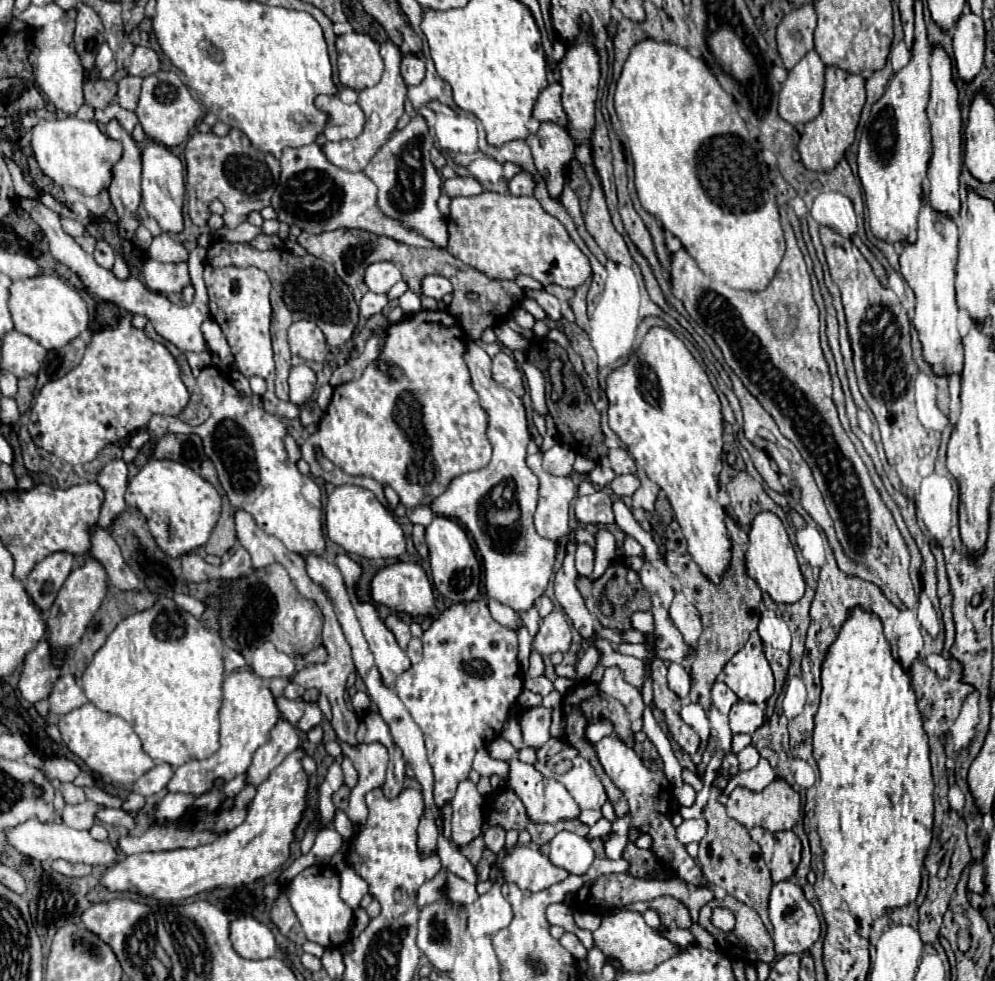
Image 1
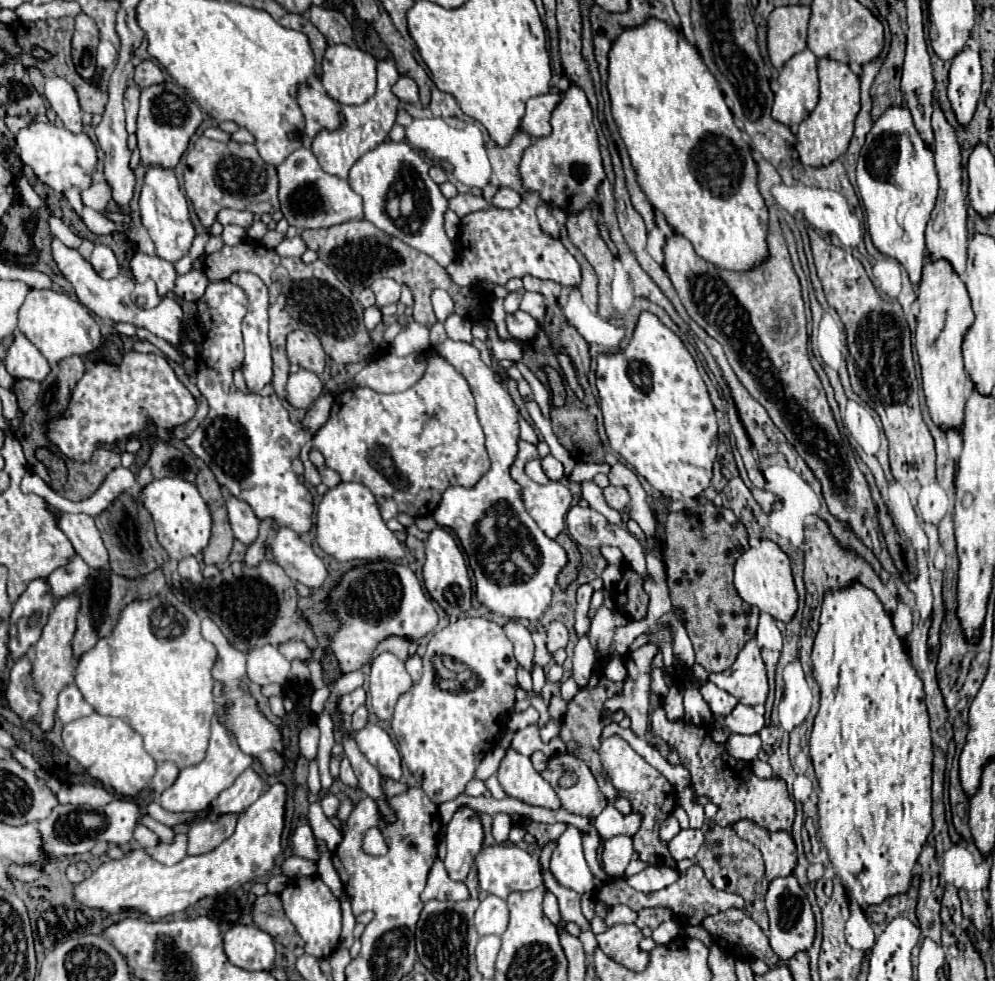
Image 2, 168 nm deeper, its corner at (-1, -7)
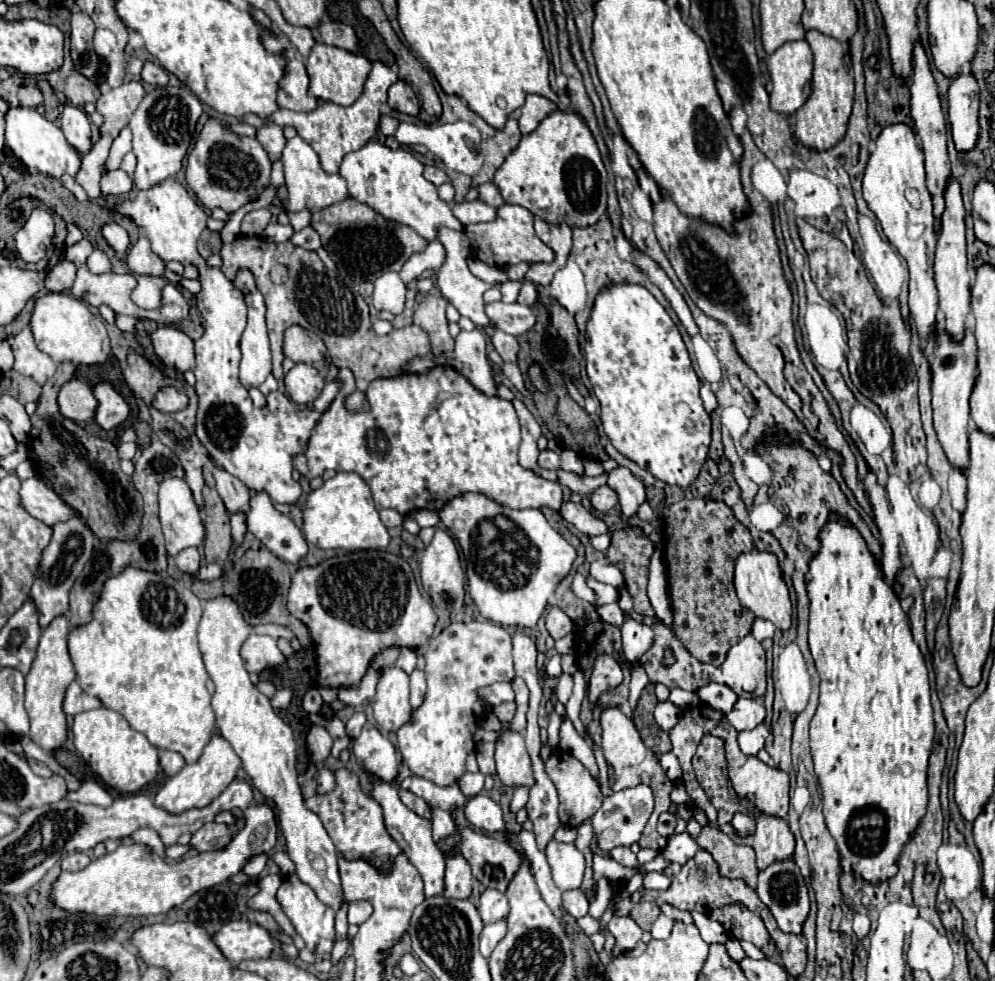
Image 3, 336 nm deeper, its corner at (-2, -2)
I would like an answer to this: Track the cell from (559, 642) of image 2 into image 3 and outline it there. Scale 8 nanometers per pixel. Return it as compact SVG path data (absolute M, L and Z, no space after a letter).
M551 605L549 613L545 617L545 627L553 639L561 639L561 637L573 633L575 623L565 615L563 609L559 609L557 605Z

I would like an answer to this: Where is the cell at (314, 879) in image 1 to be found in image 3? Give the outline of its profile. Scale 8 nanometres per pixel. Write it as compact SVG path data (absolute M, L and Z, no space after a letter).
M297 875L283 877L283 883L281 883L279 891L277 891L277 901L283 907L283 911L289 917L289 921L293 923L295 931L303 937L305 947L309 951L313 951L313 953L331 953L333 943L335 943L335 929L333 929L335 911L333 909L329 909L327 905L323 905L317 899L317 895L305 883L299 881Z

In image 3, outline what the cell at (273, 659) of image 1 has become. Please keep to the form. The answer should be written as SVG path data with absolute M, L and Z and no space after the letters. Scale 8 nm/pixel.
M251 633L241 647L241 657L249 673L261 673L265 669L277 669L283 665L285 655L279 651L277 641L267 635Z

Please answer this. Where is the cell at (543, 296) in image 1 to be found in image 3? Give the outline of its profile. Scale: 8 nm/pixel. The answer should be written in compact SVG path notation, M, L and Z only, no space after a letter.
M431 241L423 251L415 253L415 255L411 255L411 259L407 259L407 263L401 267L399 275L405 283L409 283L427 269L437 271L443 265L443 259L445 259L443 245L439 241Z

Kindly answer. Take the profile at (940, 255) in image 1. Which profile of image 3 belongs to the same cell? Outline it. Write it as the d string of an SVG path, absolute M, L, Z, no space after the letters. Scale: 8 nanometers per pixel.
M967 329L965 339L961 343L953 343L947 333L937 331L935 335L935 349L931 355L931 367L933 367L933 419L935 419L935 431L939 437L939 443L949 459L949 463L965 471L969 465L969 441L967 441L967 429L969 429L969 397L975 385L975 375L979 375L977 369L977 351L975 351L975 337Z

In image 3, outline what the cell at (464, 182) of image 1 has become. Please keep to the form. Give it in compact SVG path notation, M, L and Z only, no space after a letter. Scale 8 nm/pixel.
M475 199L475 201L471 201L471 203L467 203L467 201L463 201L463 203L453 203L451 207L453 207L453 215L455 215L463 225L467 225L467 223L483 223L483 221L487 223L487 221L495 219L495 209L489 207L487 203L479 201L479 199Z

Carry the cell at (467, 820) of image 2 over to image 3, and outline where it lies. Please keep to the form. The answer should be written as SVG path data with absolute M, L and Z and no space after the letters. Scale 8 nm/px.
M451 857L447 859L447 869L445 869L445 889L443 897L455 897L455 899L469 899L471 895L471 867L463 857Z

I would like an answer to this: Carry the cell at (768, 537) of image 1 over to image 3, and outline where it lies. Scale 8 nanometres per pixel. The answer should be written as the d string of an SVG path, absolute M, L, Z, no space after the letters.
M751 551L739 555L735 563L735 591L745 609L755 613L755 617L771 621L777 629L787 631L791 627L791 599L789 589L783 581L777 557L767 551Z

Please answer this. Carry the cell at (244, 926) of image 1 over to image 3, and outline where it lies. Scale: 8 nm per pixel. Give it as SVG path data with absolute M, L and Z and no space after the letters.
M247 919L225 923L213 935L213 943L231 963L239 963L243 959L267 959L273 949L267 929L249 923Z

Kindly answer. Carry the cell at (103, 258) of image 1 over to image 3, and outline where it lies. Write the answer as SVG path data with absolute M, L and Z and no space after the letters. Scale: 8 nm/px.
M93 249L93 253L87 257L85 265L87 265L87 269L91 273L107 273L107 271L111 271L111 261L101 249Z

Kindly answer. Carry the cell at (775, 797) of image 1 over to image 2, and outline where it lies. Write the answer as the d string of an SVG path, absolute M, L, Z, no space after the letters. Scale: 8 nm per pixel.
M658 706L652 714L652 732L672 744L676 752L680 754L682 766L690 770L692 774L692 788L696 794L704 794L710 798L710 802L718 804L718 814L714 816L714 822L718 826L732 826L740 820L750 820L768 832L790 832L794 824L794 802L790 800L790 794L786 790L786 782L780 778L768 778L760 780L752 774L748 762L738 762L732 756L728 756L726 748L722 744L716 744L710 736L708 728L688 726L684 720L668 720L666 710Z

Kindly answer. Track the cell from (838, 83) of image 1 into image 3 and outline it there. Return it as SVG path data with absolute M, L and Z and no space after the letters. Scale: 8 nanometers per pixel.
M805 31L805 41L813 51L813 79L809 99L795 113L795 135L805 147L825 151L837 145L847 131L847 121L853 107L853 67L845 45L837 39L831 39L819 31Z

